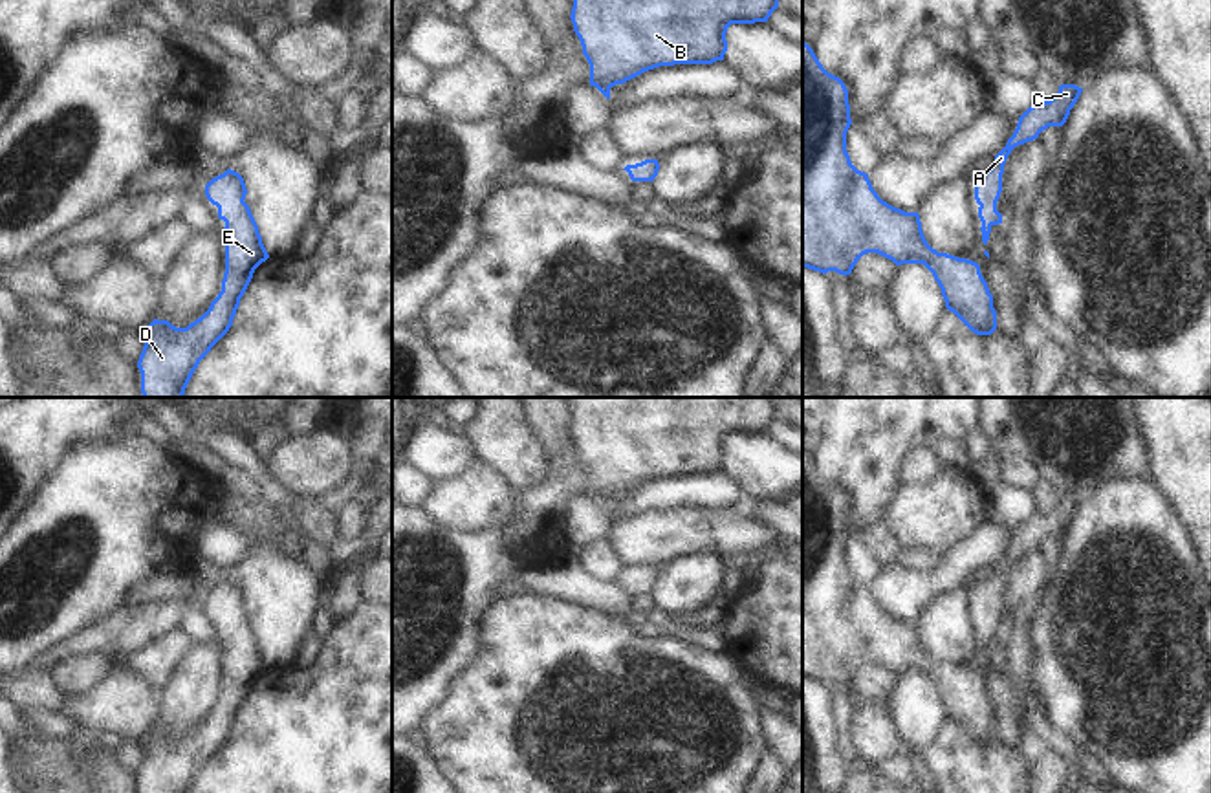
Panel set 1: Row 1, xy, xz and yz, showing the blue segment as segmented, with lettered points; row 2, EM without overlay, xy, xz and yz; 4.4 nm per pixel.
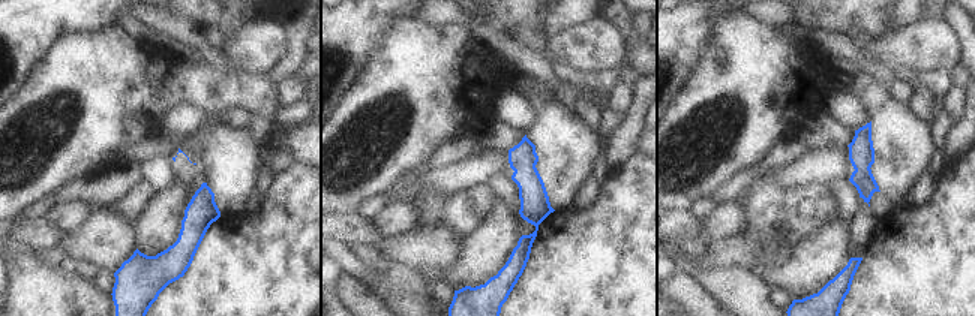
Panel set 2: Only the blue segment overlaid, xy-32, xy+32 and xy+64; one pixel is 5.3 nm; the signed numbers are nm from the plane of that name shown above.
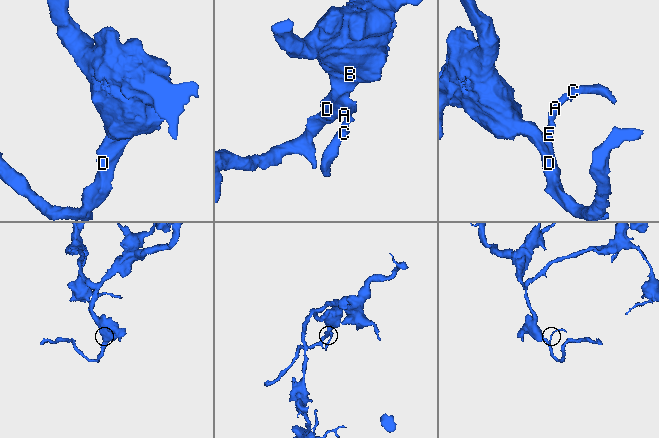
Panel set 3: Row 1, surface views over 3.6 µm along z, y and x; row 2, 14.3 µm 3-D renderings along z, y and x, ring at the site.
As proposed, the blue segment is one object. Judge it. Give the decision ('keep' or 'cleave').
keep

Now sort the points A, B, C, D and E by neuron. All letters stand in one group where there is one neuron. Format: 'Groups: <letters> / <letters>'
Groups: A B C D E.

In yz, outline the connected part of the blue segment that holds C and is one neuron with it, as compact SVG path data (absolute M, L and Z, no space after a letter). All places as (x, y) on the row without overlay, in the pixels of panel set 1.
M1061 494L1059 502L1050 511L1030 516L1019 527L1013 546L995 566L993 575L986 582L976 582L973 595L975 610L980 615L978 628L982 632L980 641L984 656L989 650L991 637L1002 634L1002 625L997 621L997 612L1002 603L1002 584L1008 566L1015 557L1037 549L1048 537L1063 537L1081 502L1083 498L1075 494Z

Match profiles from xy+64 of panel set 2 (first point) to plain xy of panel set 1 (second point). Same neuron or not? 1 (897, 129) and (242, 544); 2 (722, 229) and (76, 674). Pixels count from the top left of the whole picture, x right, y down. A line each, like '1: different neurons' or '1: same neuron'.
1: different neurons
2: same neuron

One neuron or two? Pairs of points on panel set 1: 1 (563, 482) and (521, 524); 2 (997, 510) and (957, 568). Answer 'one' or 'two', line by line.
1: one
2: two

